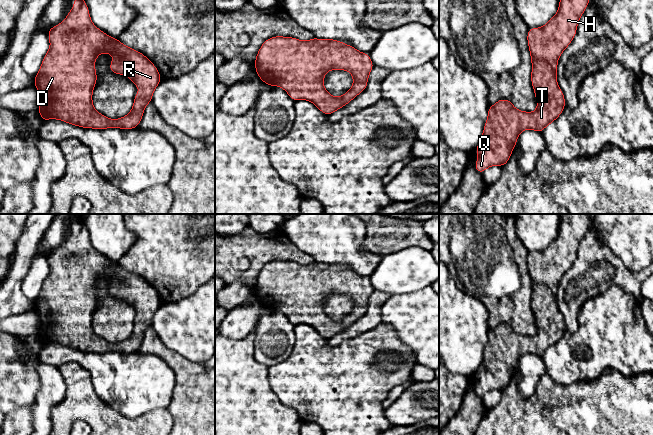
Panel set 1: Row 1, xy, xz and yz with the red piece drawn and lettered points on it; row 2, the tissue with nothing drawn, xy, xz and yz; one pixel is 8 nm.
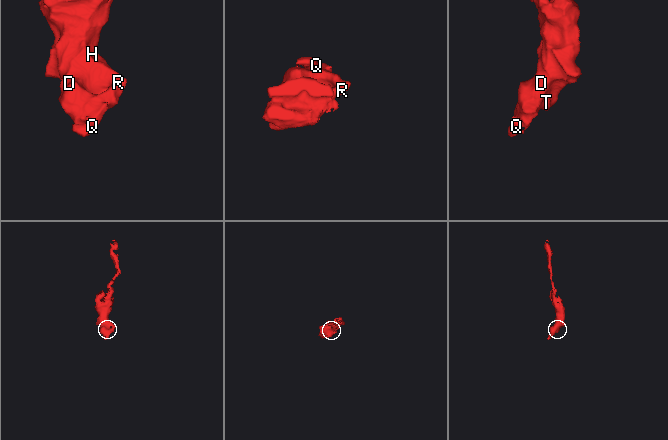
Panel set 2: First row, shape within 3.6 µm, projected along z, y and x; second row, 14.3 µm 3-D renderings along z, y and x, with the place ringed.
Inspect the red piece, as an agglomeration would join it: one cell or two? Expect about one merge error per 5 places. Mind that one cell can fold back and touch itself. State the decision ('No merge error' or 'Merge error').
No merge error

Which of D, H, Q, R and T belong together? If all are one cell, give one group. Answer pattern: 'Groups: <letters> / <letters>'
Groups: D H Q R T

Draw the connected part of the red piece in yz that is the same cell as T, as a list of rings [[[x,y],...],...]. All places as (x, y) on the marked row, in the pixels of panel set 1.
[[[559,0],[557,13],[543,27],[528,29],[527,43],[532,64],[531,84],[536,97],[537,109],[534,112],[518,110],[509,99],[497,100],[493,106],[488,107],[488,116],[483,128],[481,140],[475,148],[478,161],[474,162],[474,166],[478,173],[483,174],[483,172],[491,166],[498,165],[504,167],[512,155],[512,151],[517,144],[517,138],[521,132],[530,129],[542,133],[545,127],[553,123],[563,112],[566,104],[565,96],[557,83],[558,60],[576,35],[579,20],[589,3],[590,0]]]

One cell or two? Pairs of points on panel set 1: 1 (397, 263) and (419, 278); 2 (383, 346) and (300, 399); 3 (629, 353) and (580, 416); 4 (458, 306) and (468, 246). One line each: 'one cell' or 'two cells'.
1: one cell
2: one cell
3: two cells
4: two cells

